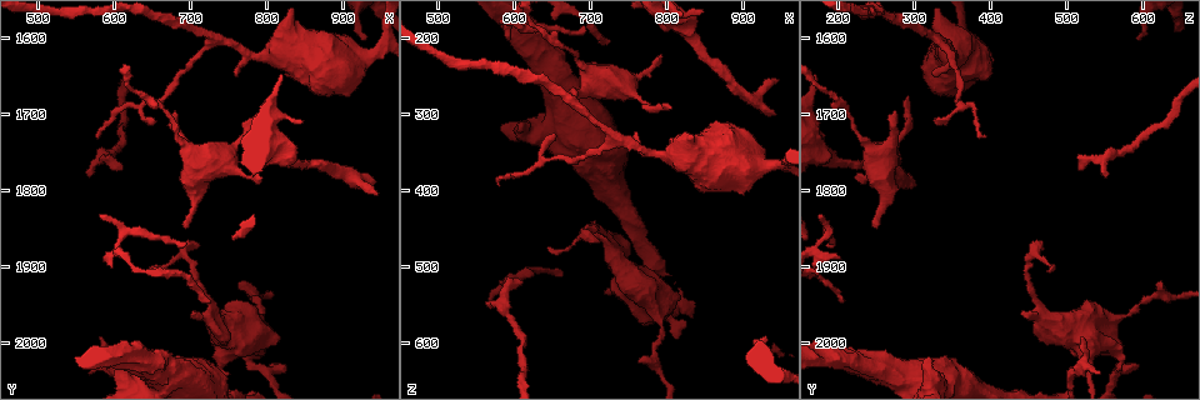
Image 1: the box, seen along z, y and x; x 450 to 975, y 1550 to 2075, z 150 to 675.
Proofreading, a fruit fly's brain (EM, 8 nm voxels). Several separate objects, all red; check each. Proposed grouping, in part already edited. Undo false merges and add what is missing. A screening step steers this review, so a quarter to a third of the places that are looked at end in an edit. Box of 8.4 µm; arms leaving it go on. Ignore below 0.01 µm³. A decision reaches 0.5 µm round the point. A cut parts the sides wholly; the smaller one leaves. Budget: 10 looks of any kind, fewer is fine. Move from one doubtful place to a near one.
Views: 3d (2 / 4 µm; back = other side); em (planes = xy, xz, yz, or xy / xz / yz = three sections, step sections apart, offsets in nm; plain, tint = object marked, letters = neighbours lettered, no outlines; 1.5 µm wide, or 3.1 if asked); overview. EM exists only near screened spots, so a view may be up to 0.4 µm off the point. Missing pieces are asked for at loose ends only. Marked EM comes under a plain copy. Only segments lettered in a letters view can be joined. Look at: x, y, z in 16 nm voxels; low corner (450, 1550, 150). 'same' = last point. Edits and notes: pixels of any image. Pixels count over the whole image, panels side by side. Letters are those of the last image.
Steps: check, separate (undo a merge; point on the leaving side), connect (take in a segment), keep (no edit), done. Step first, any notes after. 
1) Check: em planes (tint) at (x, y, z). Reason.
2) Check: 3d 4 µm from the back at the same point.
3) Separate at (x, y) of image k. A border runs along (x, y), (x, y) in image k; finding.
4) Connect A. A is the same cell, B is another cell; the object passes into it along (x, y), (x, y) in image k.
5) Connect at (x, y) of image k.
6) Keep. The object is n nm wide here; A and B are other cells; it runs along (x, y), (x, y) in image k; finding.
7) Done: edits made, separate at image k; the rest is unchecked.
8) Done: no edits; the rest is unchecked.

Check: em xy step 8 (tint) at (565, 1780, 545).

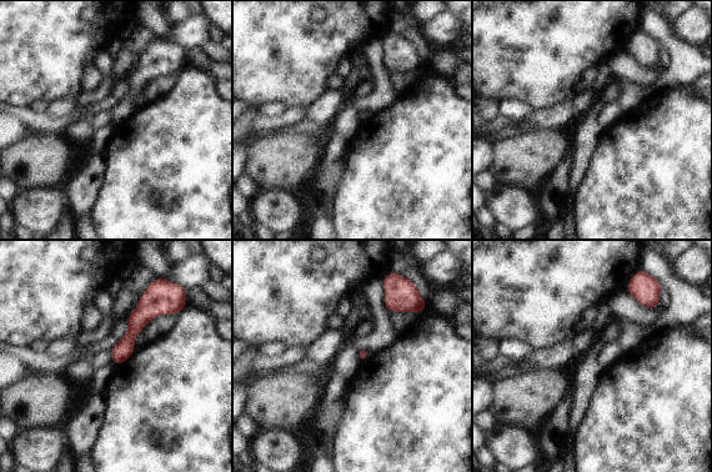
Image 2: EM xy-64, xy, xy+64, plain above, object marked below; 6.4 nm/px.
Check: em planes (letters) at the same point. Cut it another way.

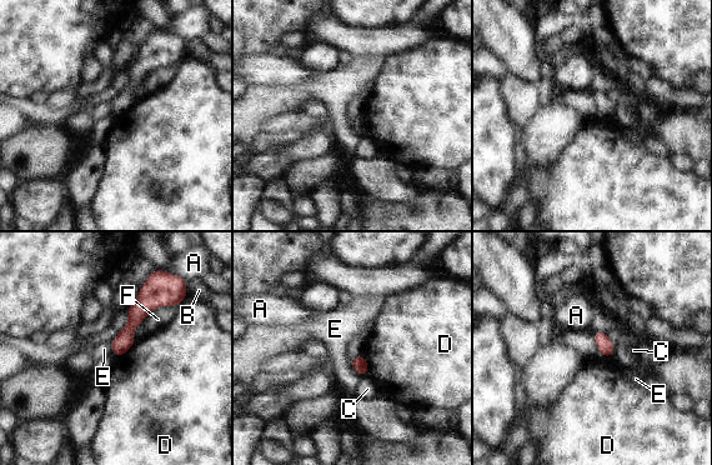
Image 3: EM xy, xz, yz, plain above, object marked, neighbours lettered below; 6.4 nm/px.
Keep. A, B, C, D, E and F are other cells; a border runs along (349, 359), (352, 369), (362, 376) in image 3; no lettered segment goes on from it.

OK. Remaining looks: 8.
Check: 3d 4 µm at (690, 1875, 190). Tapers out.

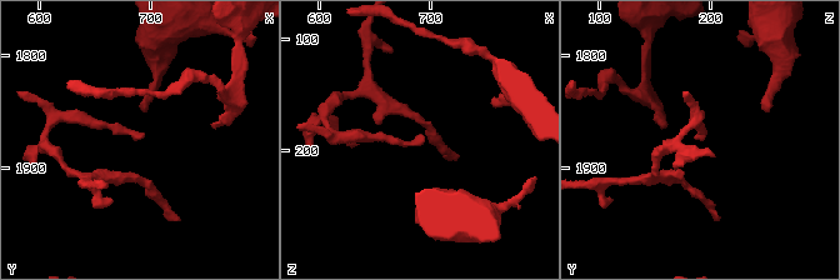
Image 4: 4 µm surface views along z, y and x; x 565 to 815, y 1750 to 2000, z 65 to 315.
Check: em planes (letters) at (696, 1872, 186).

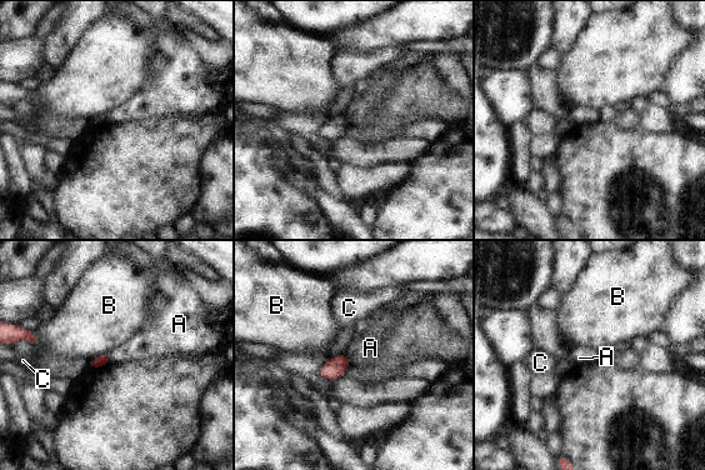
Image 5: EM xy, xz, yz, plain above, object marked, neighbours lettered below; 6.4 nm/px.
Keep. A, B and C are other cells; no lettered segment goes on from it.

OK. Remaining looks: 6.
Check: em planes (letters) at (680, 1695, 275). An open end.

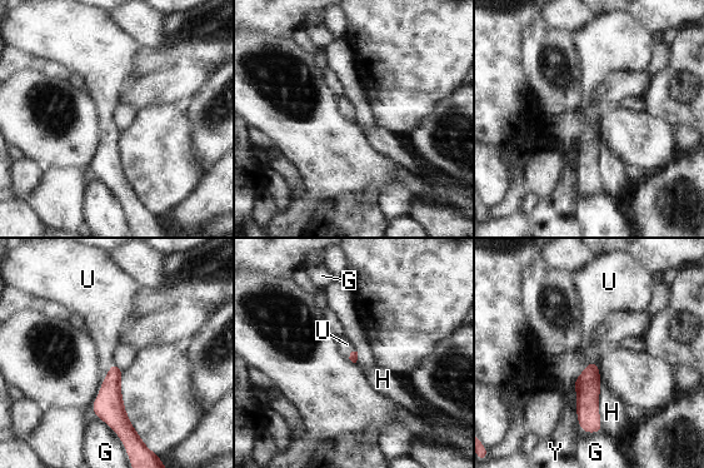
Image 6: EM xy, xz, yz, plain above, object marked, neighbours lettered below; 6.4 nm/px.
Connect U. U is the same cell, G, H and Y are other cells; it goes on there.

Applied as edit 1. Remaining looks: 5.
Check: overview.

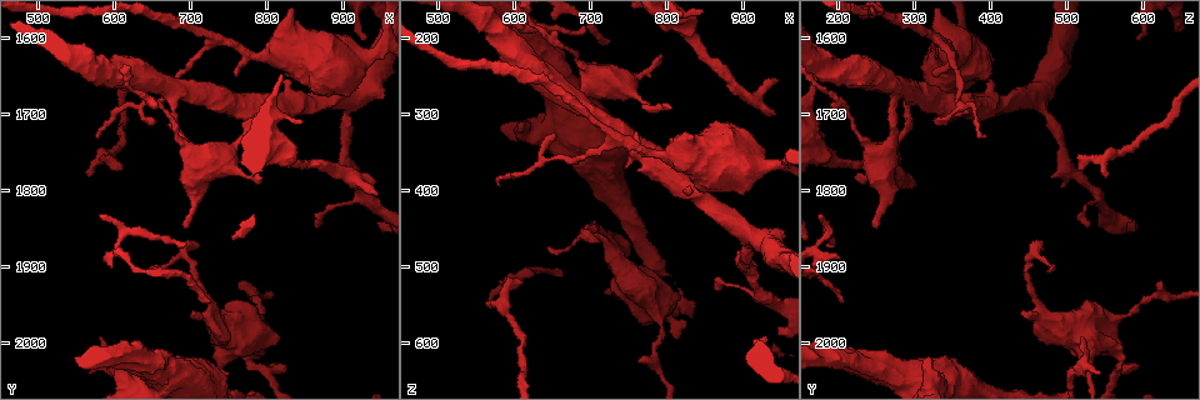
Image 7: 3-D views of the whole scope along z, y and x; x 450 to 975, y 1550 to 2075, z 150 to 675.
Check: 3d 4 µm at (580, 1730, 390). Branch stops here.

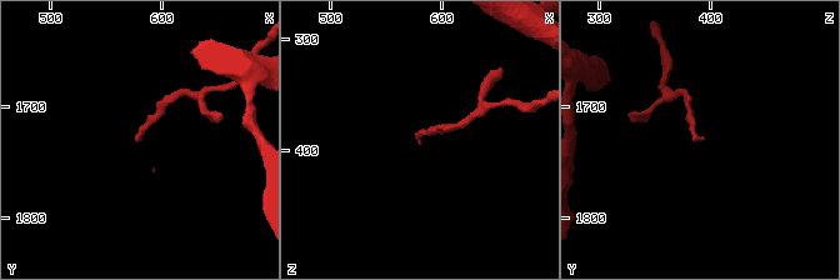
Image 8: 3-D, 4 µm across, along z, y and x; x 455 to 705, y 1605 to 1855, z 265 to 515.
Check: em xz step 8 (tint) at (582, 1728, 396).

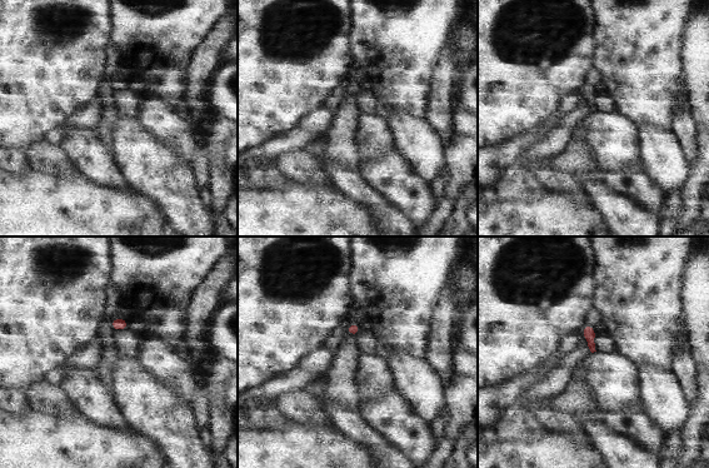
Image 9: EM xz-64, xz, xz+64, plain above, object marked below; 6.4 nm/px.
Check: em planes (letters) at the same point. Cut it another way.

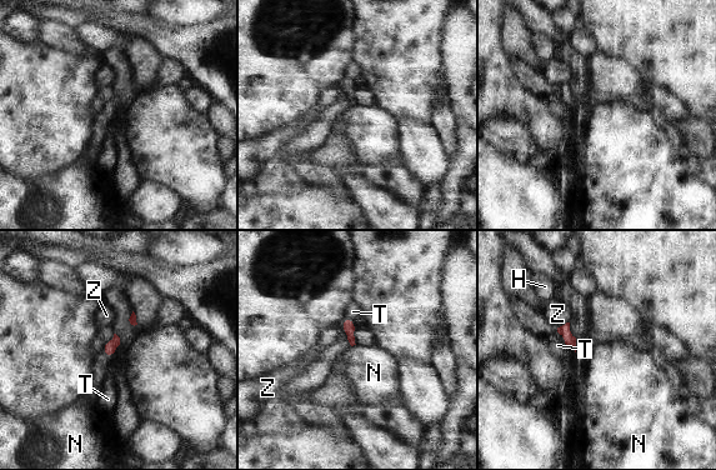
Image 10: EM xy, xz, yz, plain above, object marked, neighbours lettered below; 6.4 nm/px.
Keep. H, N, T and Z are other cells; a border runs along (355, 344), (351, 346) in image 10; no lettered segment goes on from it.

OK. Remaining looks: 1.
Done: edits made, connect at image 6; the rest is unchecked.

